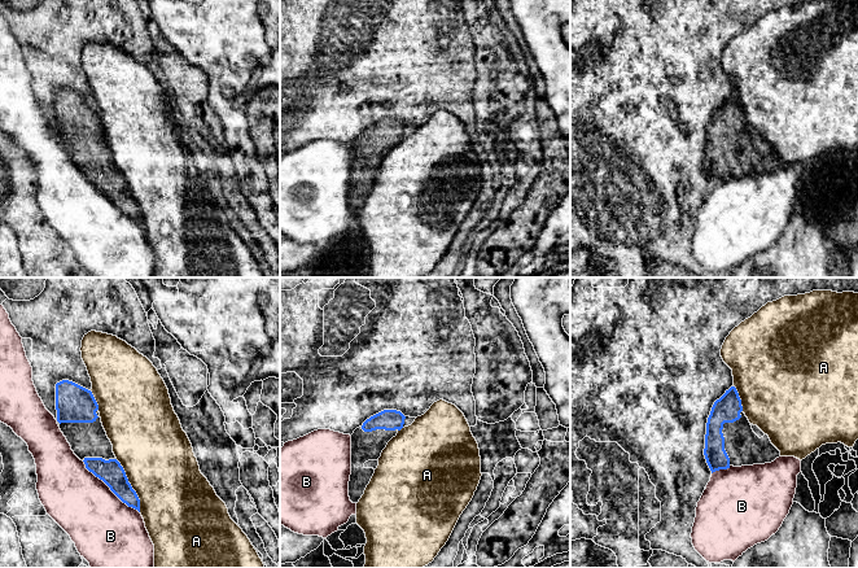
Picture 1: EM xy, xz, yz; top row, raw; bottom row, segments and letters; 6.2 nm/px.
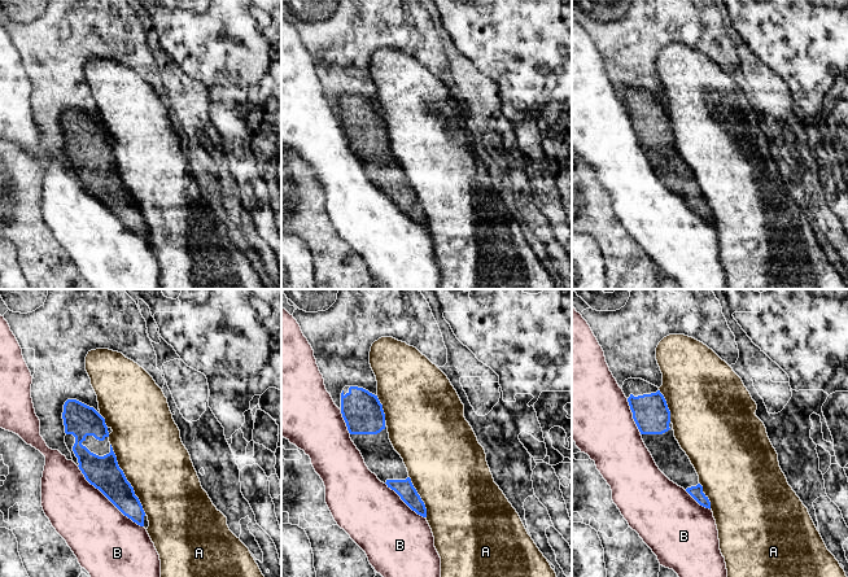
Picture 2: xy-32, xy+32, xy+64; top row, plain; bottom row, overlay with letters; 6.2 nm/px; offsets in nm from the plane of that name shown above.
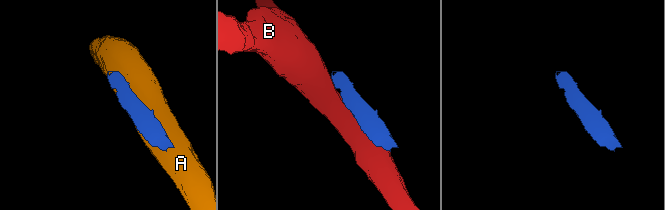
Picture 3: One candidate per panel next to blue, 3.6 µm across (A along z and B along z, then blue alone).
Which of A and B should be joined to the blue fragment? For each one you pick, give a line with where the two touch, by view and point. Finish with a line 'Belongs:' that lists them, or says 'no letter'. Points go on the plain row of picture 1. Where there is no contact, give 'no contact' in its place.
Belongs: no letter

